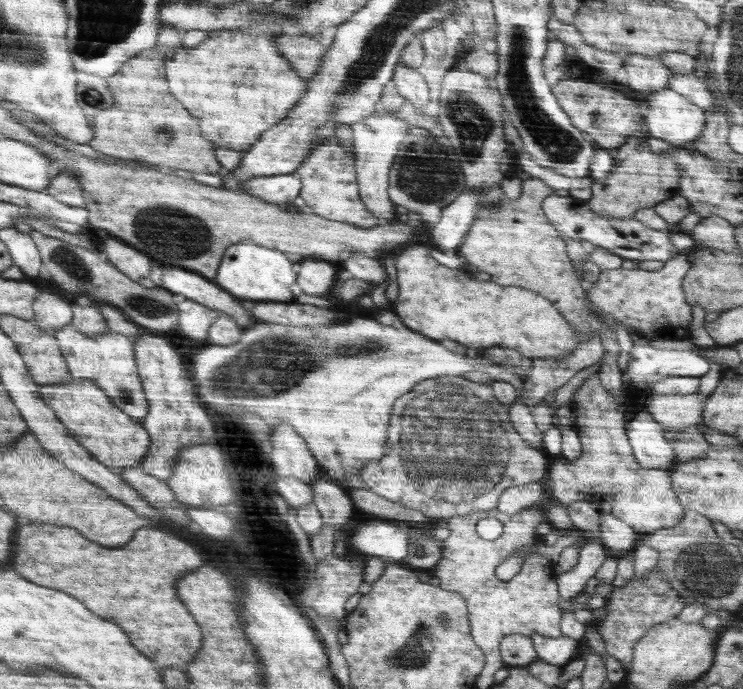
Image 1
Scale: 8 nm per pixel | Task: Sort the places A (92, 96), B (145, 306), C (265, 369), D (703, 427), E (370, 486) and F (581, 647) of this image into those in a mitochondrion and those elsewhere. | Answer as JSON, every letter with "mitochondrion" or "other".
{"A":"mitochondrion","B":"mitochondrion","C":"mitochondrion","D":"other","E":"other","F":"other"}

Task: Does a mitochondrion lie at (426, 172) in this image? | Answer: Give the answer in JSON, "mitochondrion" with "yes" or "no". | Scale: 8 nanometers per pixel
{"mitochondrion":"yes"}

